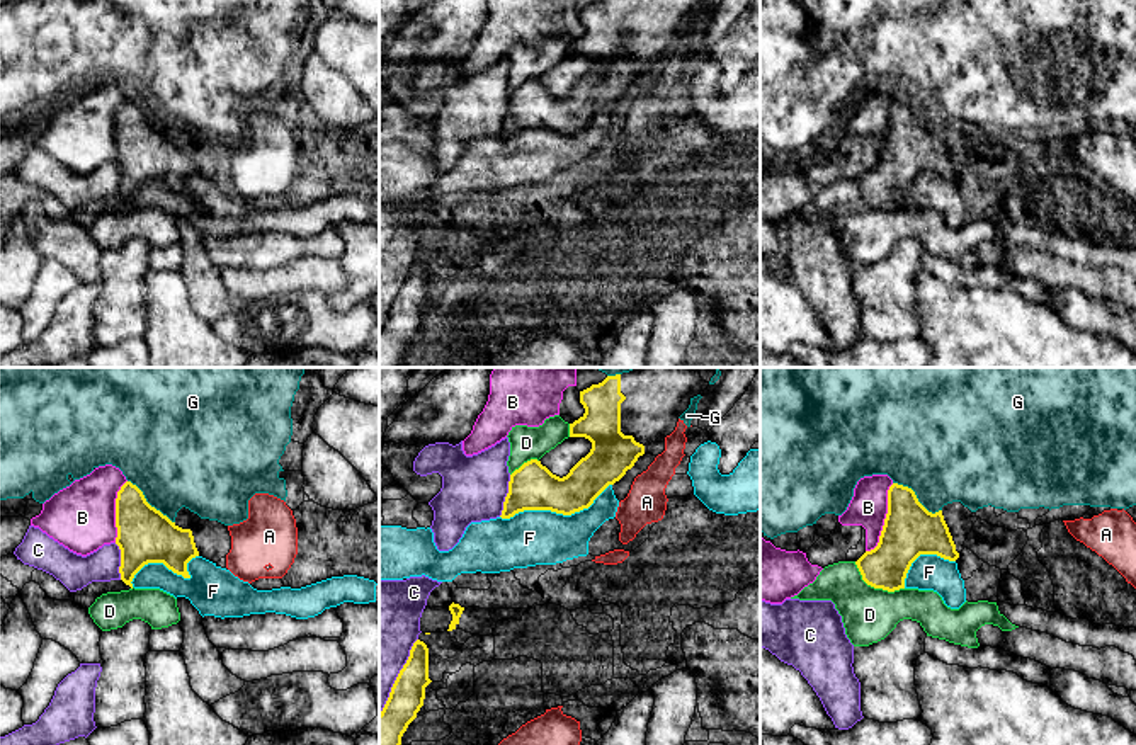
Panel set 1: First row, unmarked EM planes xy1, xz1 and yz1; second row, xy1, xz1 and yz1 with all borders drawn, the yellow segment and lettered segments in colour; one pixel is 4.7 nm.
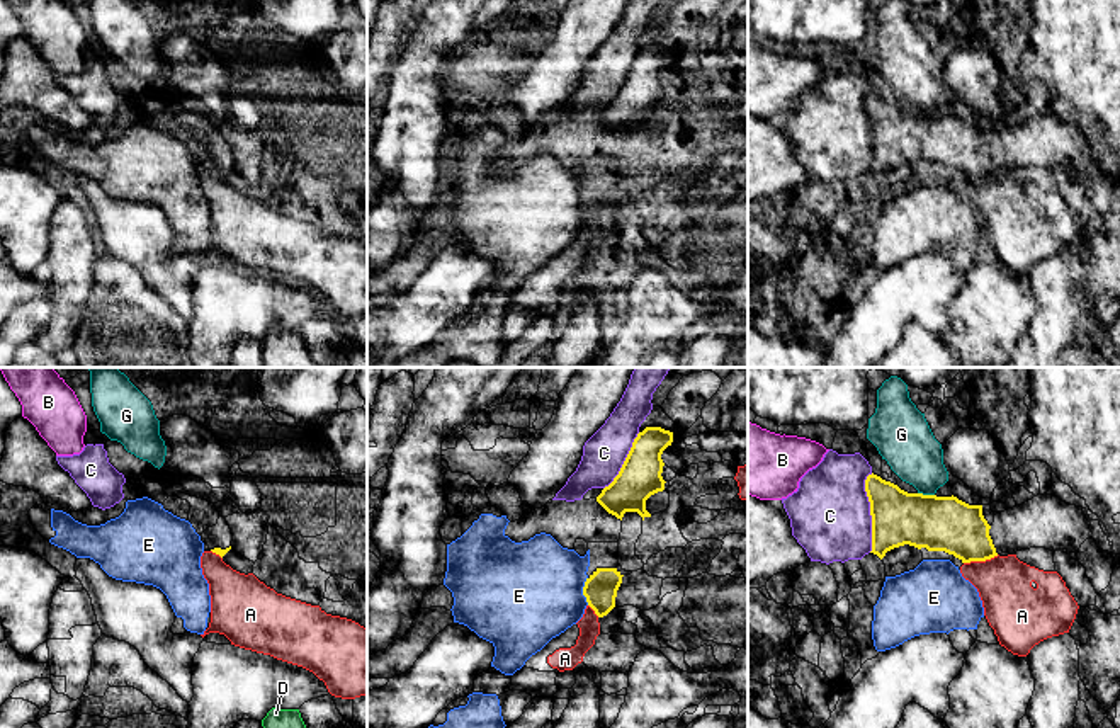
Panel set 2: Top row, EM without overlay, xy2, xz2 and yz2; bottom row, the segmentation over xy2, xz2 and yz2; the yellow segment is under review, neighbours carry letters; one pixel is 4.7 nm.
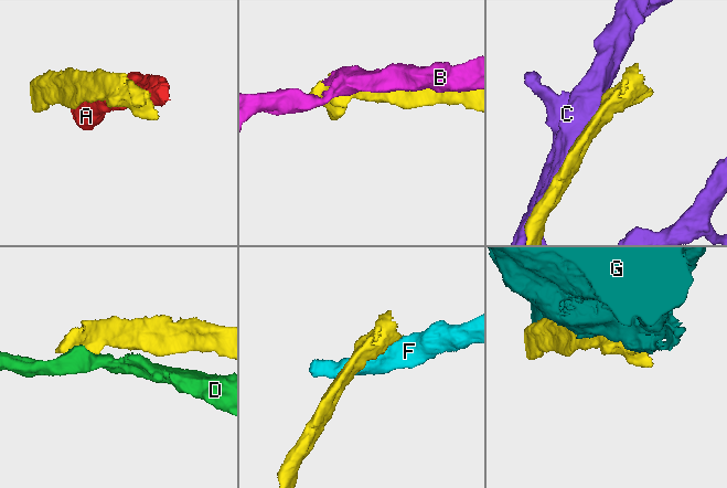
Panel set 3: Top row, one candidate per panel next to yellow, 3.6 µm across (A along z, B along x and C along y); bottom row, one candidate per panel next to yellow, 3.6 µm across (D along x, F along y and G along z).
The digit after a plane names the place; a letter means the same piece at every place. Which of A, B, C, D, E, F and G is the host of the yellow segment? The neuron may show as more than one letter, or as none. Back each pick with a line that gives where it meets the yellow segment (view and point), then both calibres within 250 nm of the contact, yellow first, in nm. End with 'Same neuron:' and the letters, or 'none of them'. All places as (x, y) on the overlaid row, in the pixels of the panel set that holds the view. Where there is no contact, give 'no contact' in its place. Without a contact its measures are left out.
Same neuron: none of them

